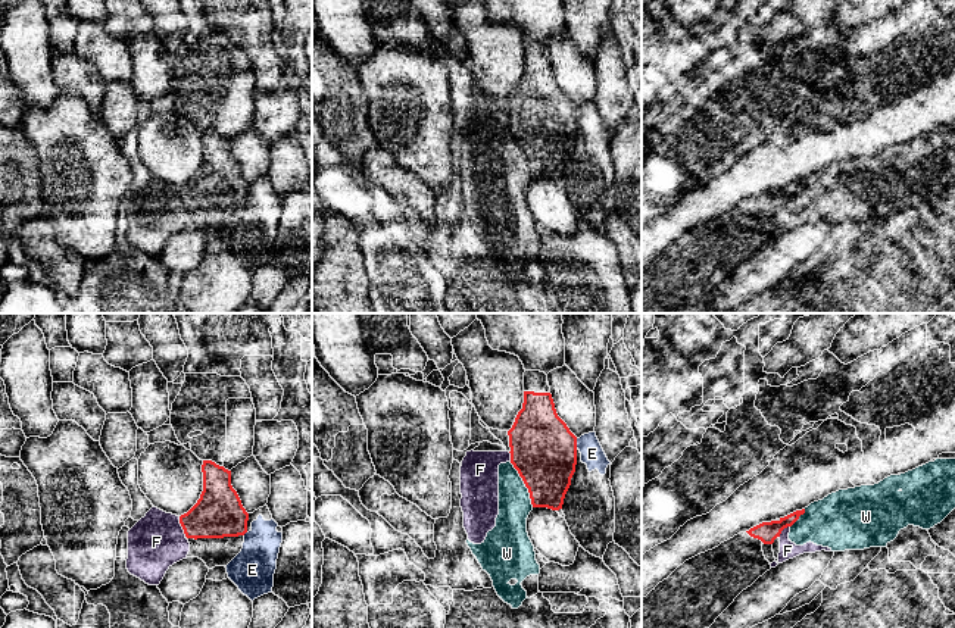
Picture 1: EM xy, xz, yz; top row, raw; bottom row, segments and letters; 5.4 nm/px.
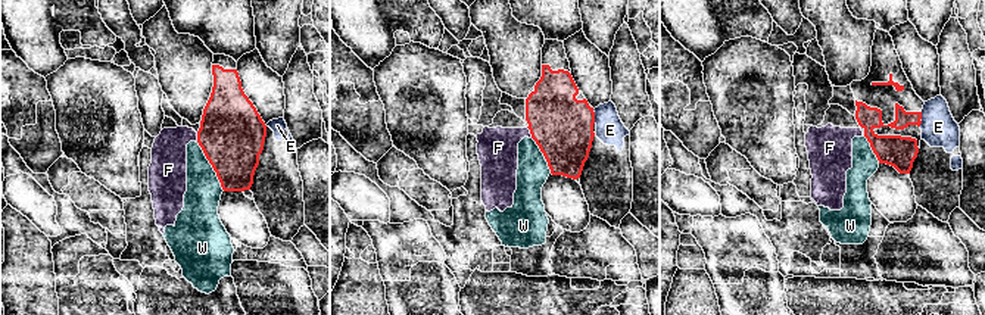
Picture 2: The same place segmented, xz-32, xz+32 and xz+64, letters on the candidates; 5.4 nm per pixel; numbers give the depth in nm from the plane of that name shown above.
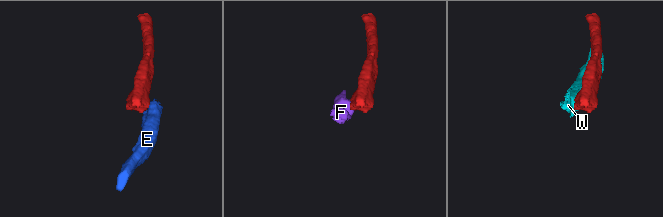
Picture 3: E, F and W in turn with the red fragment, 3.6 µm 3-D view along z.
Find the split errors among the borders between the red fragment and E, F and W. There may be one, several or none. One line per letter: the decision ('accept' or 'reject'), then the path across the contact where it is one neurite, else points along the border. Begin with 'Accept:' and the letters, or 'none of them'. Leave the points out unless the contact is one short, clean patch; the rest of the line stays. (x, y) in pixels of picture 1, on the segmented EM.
Accept: none of them
E: reject; border along xz (576, 439), (577, 447)
F: reject; border along xy (178, 516), (186, 536)
W: reject

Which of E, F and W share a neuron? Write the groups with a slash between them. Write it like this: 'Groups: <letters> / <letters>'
Groups: E / F W

